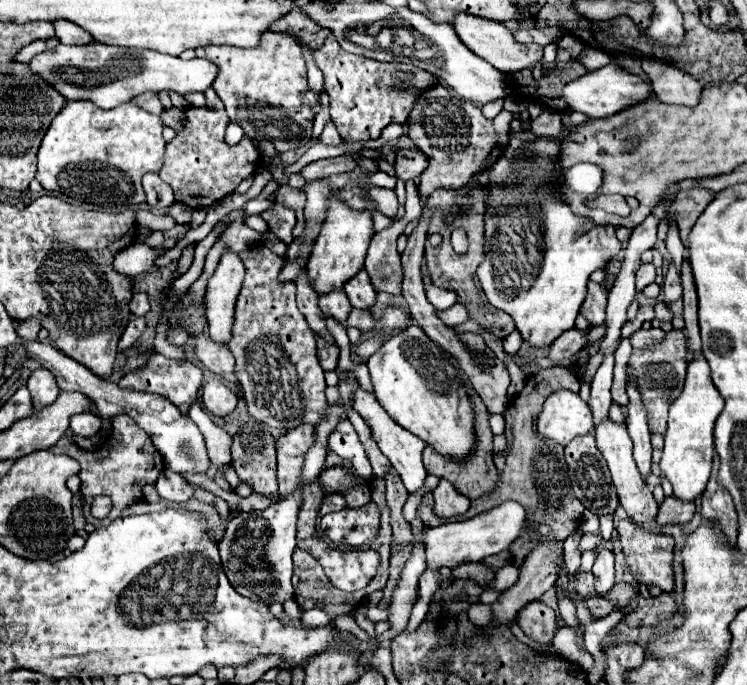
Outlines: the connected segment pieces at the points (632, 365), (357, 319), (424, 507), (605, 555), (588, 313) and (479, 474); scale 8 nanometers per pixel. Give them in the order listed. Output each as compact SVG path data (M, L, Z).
M680 330L666 332L666 338L650 348L632 350L626 372L628 372L628 376L636 378L636 386L640 388L642 402L648 410L648 426L650 426L652 434L666 432L668 408L682 392L684 378L686 378L686 366L688 366L688 344L686 344L686 336Z
M352 310L350 312L350 316L348 316L348 326L354 326L354 328L358 328L362 334L372 334L372 332L376 332L376 320L374 320L374 316L372 316L372 312L370 310Z
M430 492L422 498L422 502L418 506L418 516L420 516L420 520L424 520L426 526L432 526L432 514L430 514L432 506L434 506L434 500L432 500L432 492Z
M598 544L598 558L594 562L592 572L596 578L596 592L600 592L600 596L616 584L614 582L614 554L602 544Z
M588 282L588 296L582 302L580 312L588 318L588 322L592 326L598 326L604 322L604 314L606 314L606 290L602 288L602 284L596 282Z
M468 388L468 394L470 394L470 398L472 398L472 402L474 402L474 412L476 412L476 436L478 436L478 440L476 440L476 452L472 454L472 460L470 460L466 466L460 466L460 464L448 462L444 456L436 454L430 446L426 446L426 448L424 448L424 468L426 468L428 474L434 474L434 476L438 476L438 478L446 478L446 480L456 488L456 492L460 492L460 494L468 496L470 500L474 500L474 498L480 498L480 496L496 490L498 470L496 470L496 466L494 466L494 462L492 462L492 430L490 430L490 426L488 426L490 412L488 412L488 408L484 408L484 402L480 400L480 396L478 396L472 388Z

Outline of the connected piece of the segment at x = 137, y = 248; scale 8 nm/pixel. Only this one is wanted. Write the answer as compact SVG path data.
M134 244L134 246L128 246L128 248L120 250L120 252L114 256L112 268L114 268L118 274L122 274L122 276L132 278L132 276L138 276L138 274L150 270L156 256L158 256L158 254L156 254L152 248L148 248L148 246L144 246L144 244Z

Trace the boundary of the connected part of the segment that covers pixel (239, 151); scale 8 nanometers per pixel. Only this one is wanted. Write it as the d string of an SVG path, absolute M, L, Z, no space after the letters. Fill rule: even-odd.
M188 106L184 114L184 128L166 144L164 166L158 174L172 186L176 202L190 208L210 208L232 194L244 178L254 174L260 164L260 152L248 138L242 138L236 146L228 146L224 142L224 132L230 122L224 110Z

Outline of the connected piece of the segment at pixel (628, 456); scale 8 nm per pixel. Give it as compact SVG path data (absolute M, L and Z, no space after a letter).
M610 418L608 420L602 420L600 426L596 426L596 444L598 444L598 450L602 452L602 456L606 458L608 462L608 468L610 468L610 474L612 474L612 482L618 490L618 498L620 498L620 504L624 506L624 510L628 512L628 516L636 522L636 524L650 524L656 514L658 514L658 504L652 496L652 490L644 484L636 464L634 464L634 458L632 458L632 440L626 432L626 424L616 424L612 422Z

